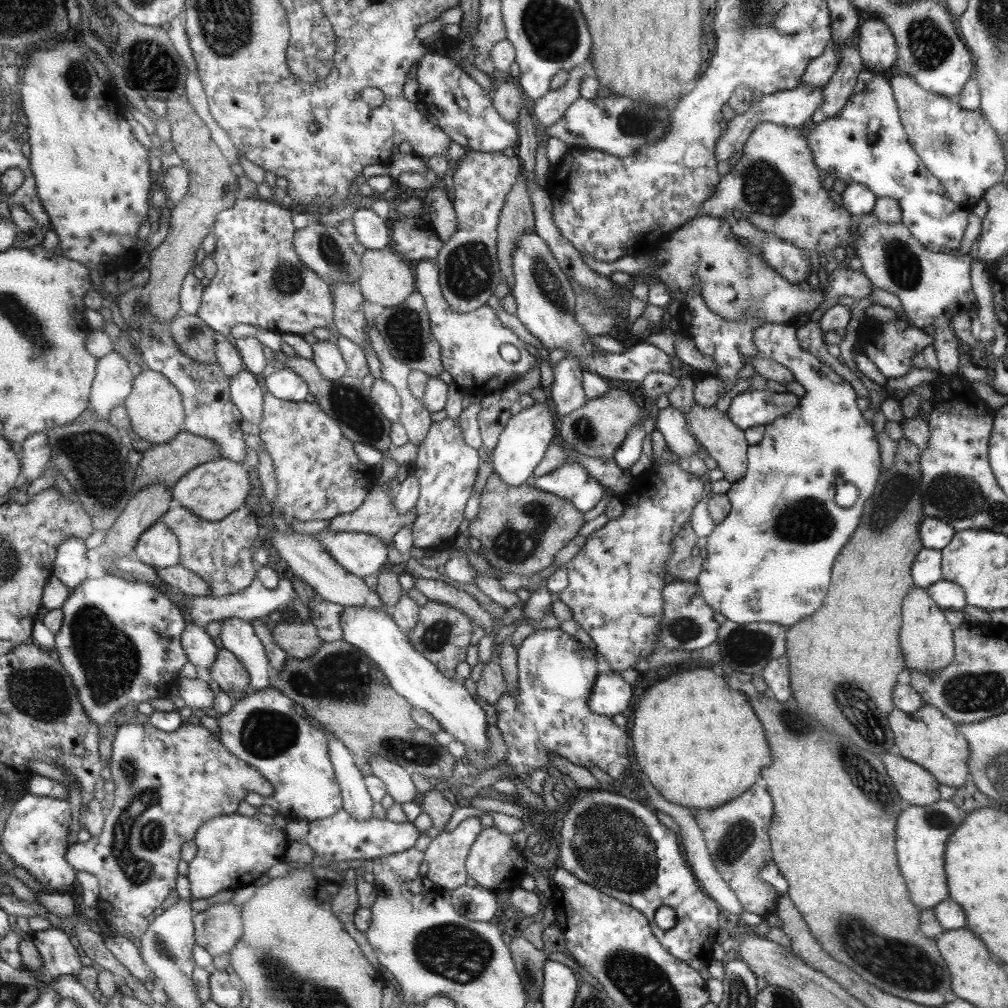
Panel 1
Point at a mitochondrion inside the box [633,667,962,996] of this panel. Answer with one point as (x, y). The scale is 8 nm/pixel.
(899, 964)

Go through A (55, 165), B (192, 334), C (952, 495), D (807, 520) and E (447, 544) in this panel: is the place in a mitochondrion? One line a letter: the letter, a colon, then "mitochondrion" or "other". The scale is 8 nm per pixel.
A: other
B: mitochondrion
C: mitochondrion
D: mitochondrion
E: other

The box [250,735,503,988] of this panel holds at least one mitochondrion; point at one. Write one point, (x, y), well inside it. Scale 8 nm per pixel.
(457, 953)

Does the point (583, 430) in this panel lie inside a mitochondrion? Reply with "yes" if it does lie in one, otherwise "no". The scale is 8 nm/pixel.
yes

